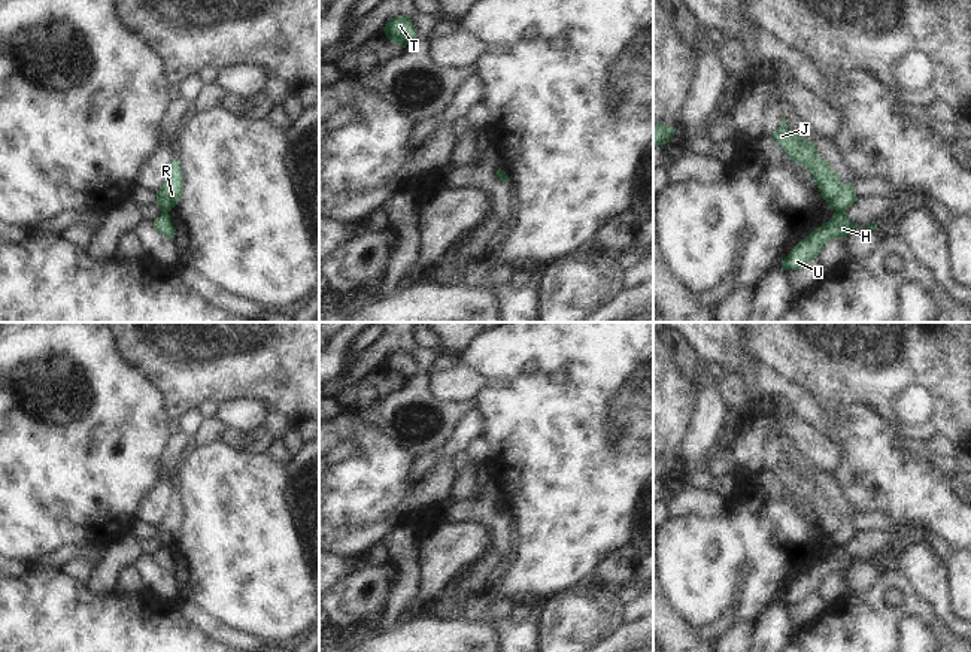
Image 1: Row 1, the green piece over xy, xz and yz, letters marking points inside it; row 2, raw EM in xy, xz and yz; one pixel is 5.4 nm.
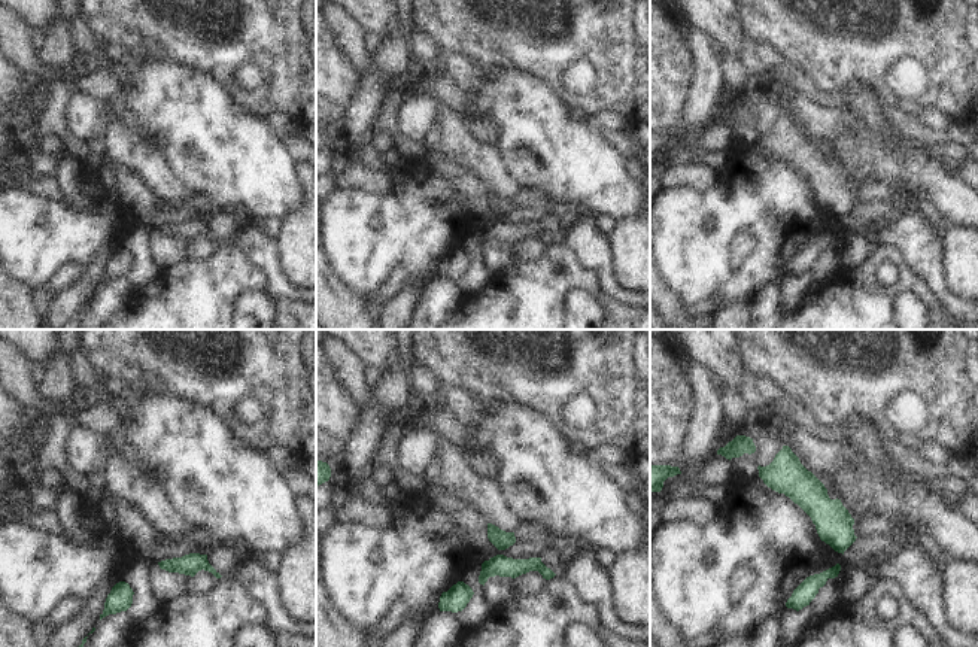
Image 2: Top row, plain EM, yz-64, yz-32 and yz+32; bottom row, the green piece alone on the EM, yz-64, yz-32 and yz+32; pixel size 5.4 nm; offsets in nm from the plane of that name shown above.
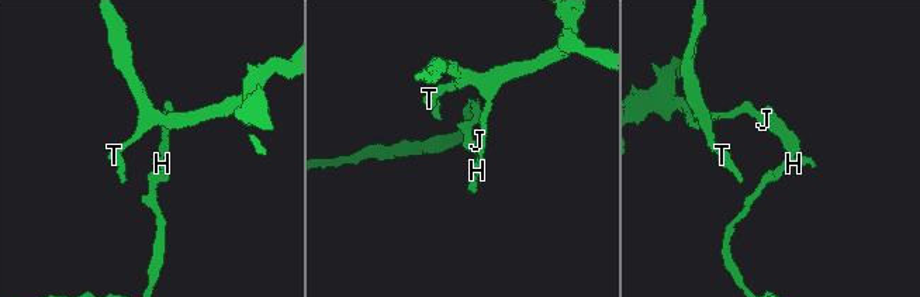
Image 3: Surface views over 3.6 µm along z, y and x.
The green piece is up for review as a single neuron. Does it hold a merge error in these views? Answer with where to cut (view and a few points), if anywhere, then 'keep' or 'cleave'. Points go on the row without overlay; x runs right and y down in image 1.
cut in yz along (836, 545), (844, 548); cleave

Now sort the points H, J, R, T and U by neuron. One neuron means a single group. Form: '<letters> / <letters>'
H U / J R T

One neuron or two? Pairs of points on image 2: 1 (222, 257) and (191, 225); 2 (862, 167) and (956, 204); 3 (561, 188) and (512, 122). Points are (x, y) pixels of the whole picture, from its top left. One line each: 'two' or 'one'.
1: two
2: one
3: one

